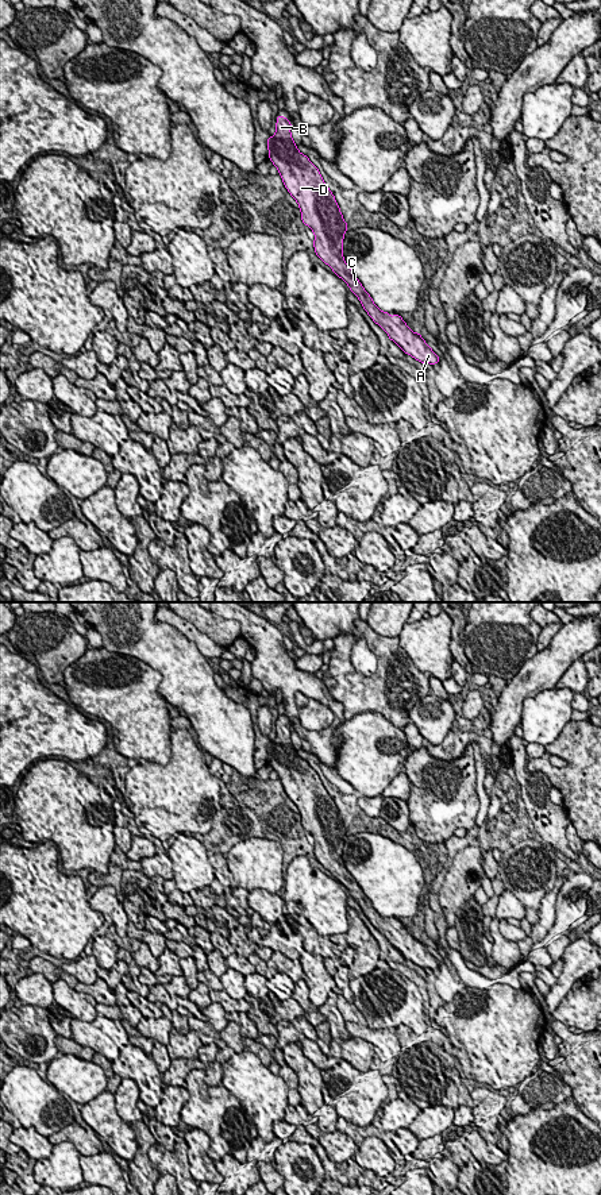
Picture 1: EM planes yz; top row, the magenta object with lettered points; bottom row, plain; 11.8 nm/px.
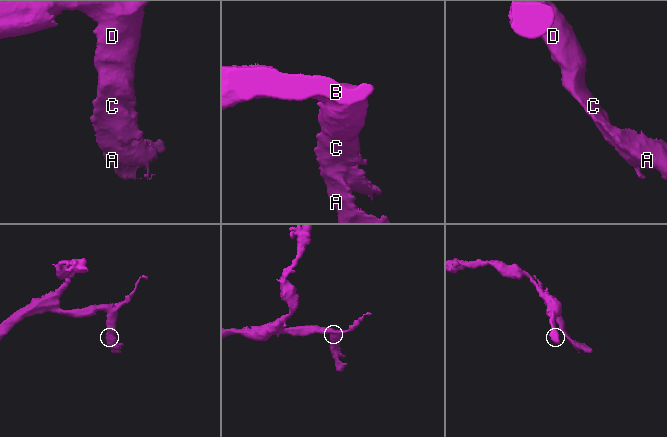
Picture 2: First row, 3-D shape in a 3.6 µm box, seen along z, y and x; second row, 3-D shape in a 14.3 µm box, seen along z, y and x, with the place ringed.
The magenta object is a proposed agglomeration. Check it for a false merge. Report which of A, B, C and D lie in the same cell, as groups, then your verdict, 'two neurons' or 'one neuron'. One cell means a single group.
groups A B C D; one neuron

